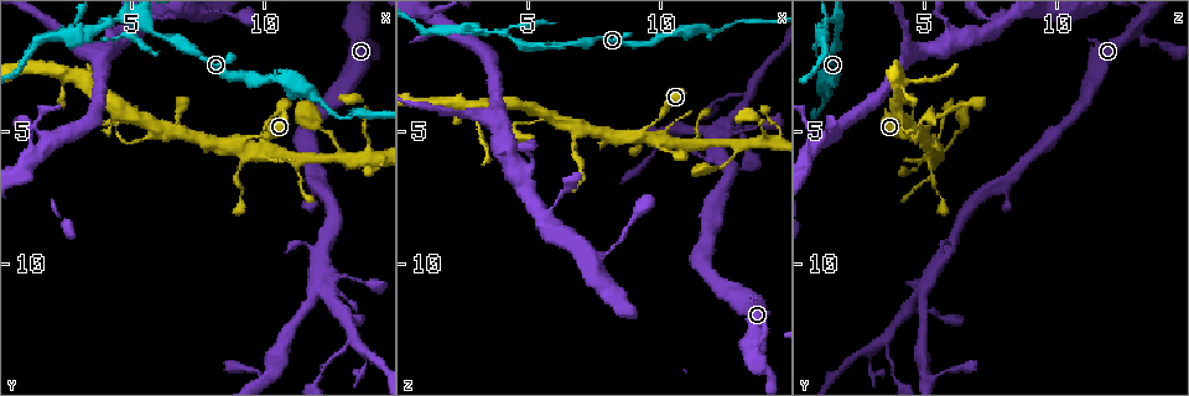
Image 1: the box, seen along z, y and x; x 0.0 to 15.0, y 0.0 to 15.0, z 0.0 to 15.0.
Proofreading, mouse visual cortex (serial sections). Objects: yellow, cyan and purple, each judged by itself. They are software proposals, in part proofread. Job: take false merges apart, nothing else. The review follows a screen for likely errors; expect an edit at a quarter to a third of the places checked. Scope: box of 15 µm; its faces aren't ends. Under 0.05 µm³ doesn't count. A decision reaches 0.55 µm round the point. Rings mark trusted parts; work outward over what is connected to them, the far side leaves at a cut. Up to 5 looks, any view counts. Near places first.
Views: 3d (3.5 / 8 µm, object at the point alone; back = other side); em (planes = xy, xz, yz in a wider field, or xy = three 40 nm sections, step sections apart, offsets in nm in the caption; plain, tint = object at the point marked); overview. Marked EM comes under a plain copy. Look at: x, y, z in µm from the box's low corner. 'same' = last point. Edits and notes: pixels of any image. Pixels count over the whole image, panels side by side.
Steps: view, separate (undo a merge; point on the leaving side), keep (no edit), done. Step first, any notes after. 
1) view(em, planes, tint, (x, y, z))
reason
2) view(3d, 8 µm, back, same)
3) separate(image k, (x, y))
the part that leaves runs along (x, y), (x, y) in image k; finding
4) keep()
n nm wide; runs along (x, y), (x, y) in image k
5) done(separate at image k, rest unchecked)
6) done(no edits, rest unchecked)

view(3d, 8 µm, (9.1, 5.4, 5.1))
thin neck

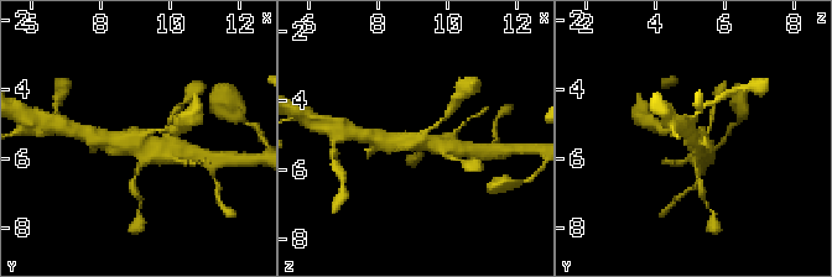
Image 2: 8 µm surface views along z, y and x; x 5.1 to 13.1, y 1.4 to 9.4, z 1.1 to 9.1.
view(3d, 3.5 µm, (9.2, 5.4, 5.2))
zoom in

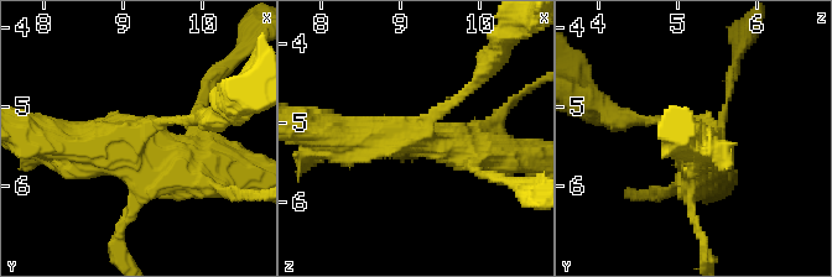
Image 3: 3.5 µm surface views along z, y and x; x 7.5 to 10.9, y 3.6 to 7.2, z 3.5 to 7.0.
view(em, xy, step 1, tint, (9.15, 5.45, 5.15))
4 arms; arms of 150, 200, 500, 500 nm

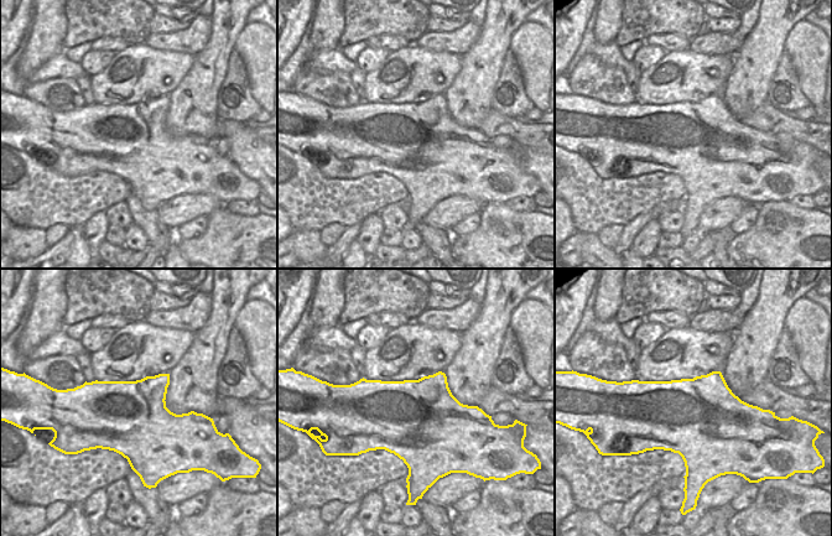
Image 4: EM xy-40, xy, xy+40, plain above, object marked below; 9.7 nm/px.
keep()
runs along (476, 83), (411, 134), (331, 136) in image 3; all the same cell

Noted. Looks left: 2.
view(3d, 3.5 µm, (4.7, 5.5, 4.7))

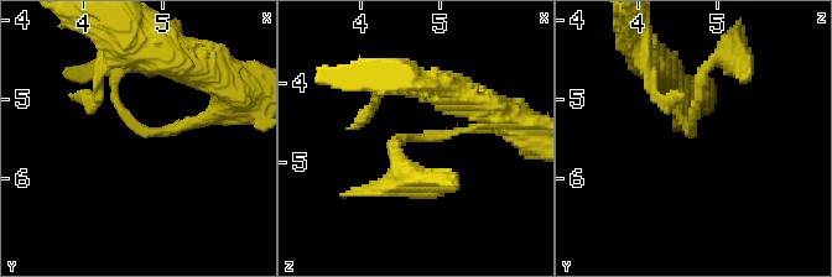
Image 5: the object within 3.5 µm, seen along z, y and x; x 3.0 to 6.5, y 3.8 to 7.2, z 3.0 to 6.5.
view(em, xy, step 2, tint, (4.70, 5.40, 4.70))
arms of 100, 150 nm; shape alone is not enough

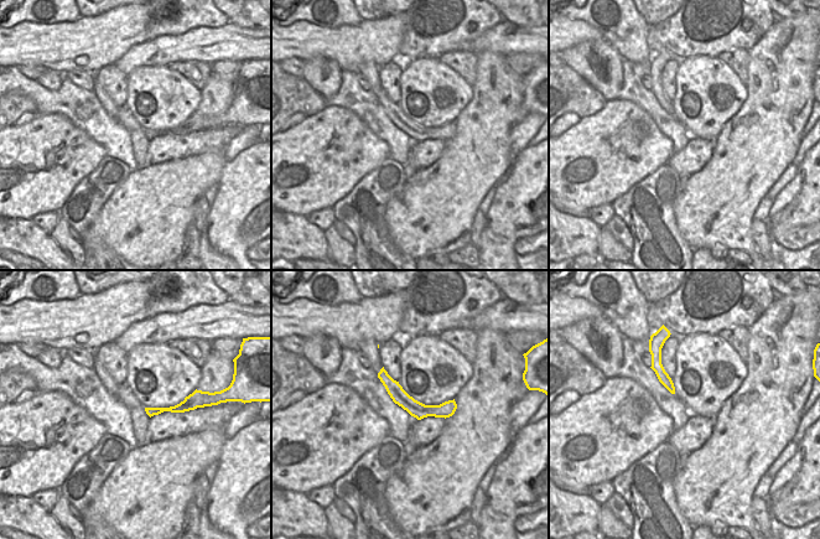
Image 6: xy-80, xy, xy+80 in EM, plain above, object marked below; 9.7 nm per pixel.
keep()
runs along (217, 111), (140, 130), (114, 100), (121, 62) in image 5; one cell here

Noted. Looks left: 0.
done(no edits, rest unchecked)

